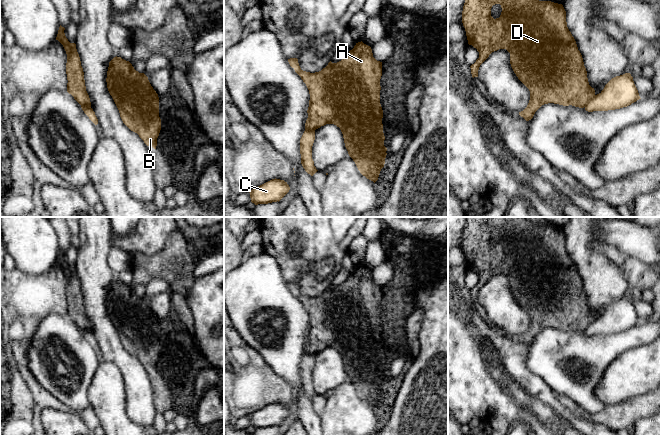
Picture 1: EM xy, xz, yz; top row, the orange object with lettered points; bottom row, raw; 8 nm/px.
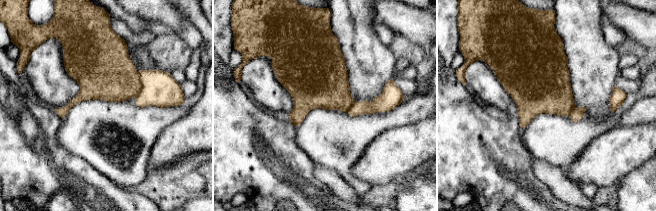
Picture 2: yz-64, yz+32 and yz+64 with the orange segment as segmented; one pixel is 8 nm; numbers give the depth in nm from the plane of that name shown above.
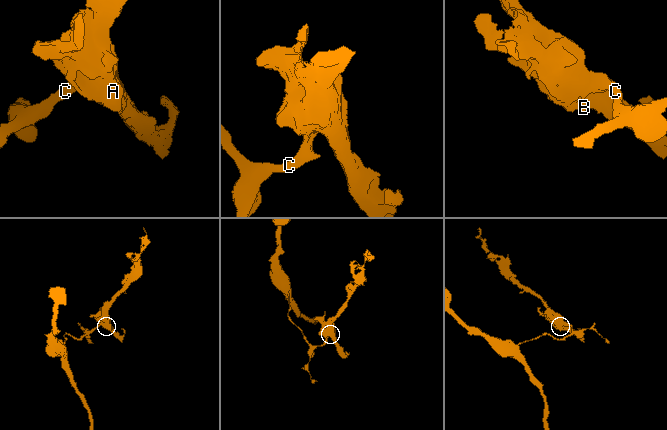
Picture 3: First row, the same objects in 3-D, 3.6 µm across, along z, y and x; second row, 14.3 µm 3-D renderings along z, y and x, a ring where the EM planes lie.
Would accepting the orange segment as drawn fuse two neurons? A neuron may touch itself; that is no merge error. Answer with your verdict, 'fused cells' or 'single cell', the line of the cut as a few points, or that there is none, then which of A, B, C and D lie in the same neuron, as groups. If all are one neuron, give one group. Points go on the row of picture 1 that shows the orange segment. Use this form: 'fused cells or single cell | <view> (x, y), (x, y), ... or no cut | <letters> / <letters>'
fused cells | yz (595, 95), (584, 106) | A B D / C

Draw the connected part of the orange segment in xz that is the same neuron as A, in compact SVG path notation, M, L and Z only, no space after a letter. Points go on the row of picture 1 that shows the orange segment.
M362 41L356 43L344 59L337 63L330 61L319 72L303 71L297 58L290 58L288 62L309 90L310 100L305 130L316 130L326 124L339 127L349 156L360 173L375 183L387 155L382 124L383 110L380 104L382 62L373 57L371 47Z

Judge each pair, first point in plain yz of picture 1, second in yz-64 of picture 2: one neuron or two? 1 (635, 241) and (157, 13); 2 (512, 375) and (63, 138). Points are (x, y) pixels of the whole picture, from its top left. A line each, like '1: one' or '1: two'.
1: one
2: two

